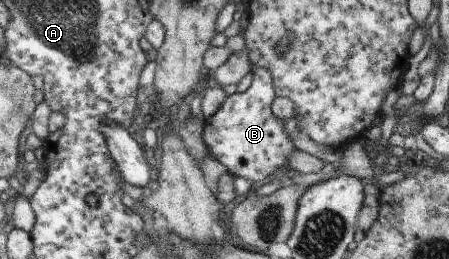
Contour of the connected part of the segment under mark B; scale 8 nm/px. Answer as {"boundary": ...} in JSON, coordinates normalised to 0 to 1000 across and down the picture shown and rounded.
{"boundary":[[[561,247],[561,332],[543,359],[523,355],[506,375],[503,398],[468,452],[459,475],[457,537],[494,633],[526,683],[559,695],[568,714],[584,710],[601,672],[606,687],[624,672],[624,649],[646,656],[646,595],[666,579],[655,568],[646,525],[633,502],[633,459],[617,456],[606,432],[615,409],[615,328],[597,263]]]}

